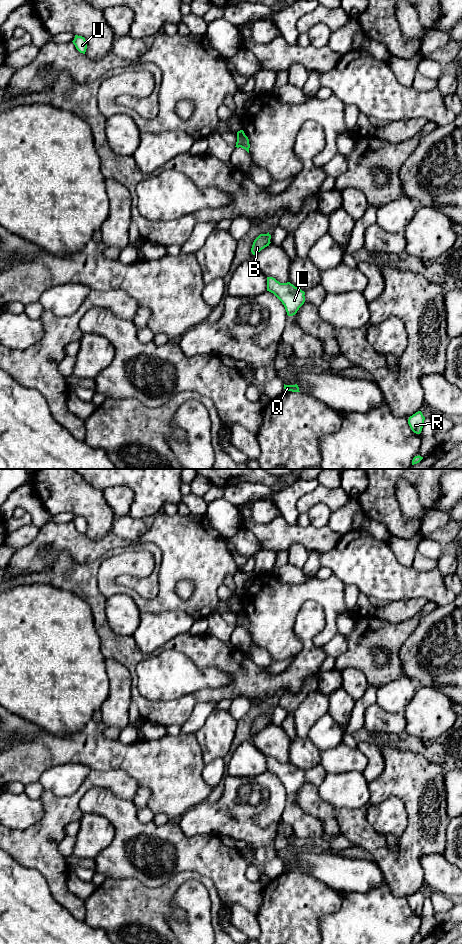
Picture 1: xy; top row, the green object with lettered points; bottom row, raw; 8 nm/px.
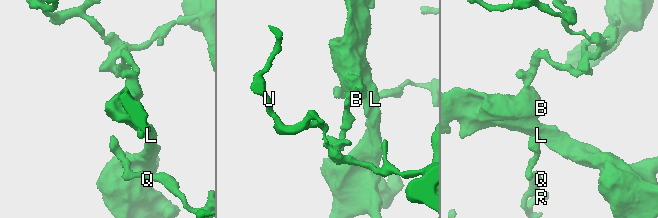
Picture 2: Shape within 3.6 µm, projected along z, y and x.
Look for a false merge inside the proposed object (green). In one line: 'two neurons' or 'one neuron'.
two neurons

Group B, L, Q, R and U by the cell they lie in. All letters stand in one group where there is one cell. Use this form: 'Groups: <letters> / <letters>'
Groups: B L / Q R U

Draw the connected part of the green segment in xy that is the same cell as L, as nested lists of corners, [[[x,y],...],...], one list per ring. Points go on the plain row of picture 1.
[[[267,757],[267,771],[273,773],[284,785],[288,796],[293,796],[305,782],[305,772],[290,762],[280,763]]]

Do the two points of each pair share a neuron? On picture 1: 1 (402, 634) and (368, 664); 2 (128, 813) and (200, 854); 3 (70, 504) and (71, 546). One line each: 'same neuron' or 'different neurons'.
1: same neuron
2: same neuron
3: different neurons

